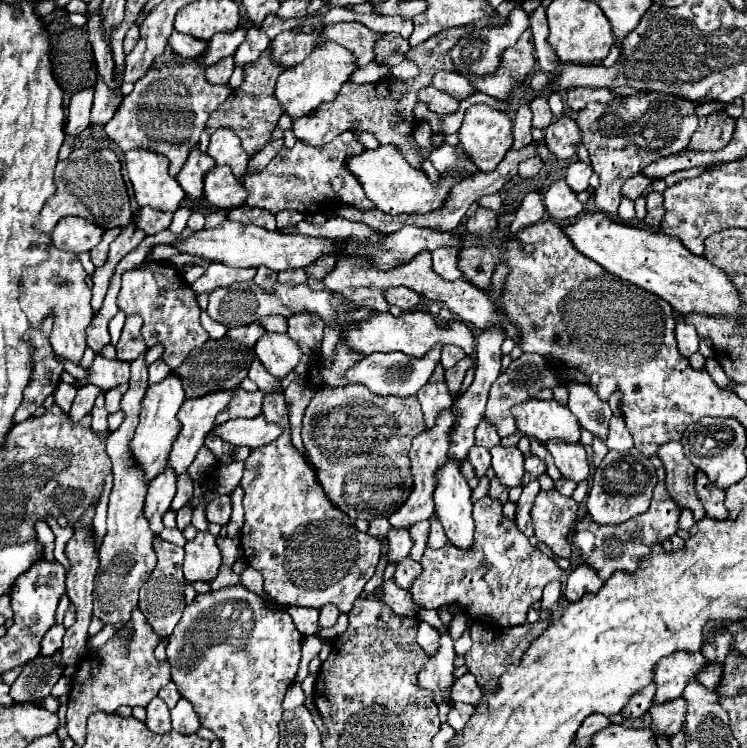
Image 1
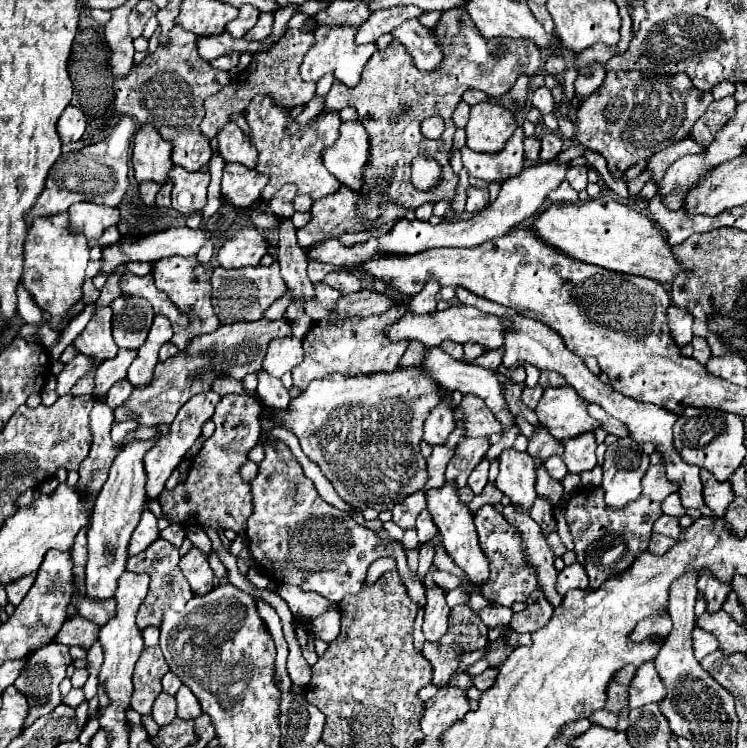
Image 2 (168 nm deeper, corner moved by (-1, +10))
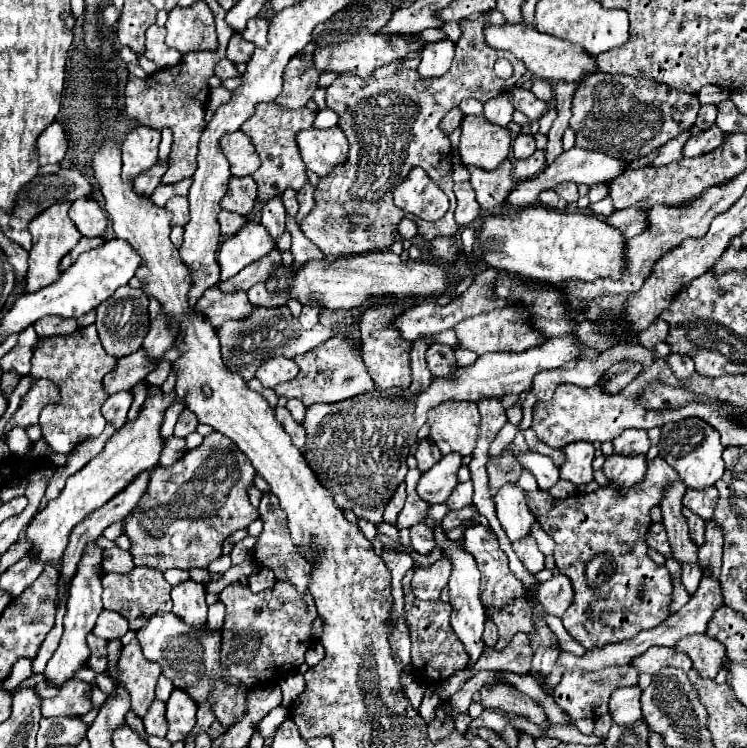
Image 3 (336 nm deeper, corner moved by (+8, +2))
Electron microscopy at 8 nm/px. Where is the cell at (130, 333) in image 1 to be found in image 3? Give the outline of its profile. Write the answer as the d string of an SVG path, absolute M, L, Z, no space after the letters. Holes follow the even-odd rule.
M122 286L106 302L102 302L102 306L96 308L98 336L102 340L104 350L114 358L122 358L122 356L128 356L132 352L138 352L142 338L148 332L148 326L150 326L150 322L148 322L148 298L146 298L146 294L142 294L142 290Z

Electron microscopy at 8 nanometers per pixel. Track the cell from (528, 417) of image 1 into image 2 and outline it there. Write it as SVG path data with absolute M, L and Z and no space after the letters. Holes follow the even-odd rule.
M571 386L547 388L543 392L543 398L541 398L539 406L537 406L537 418L557 440L565 440L565 438L573 438L573 436L579 436L579 434L593 432L593 430L601 428L599 420L589 416L587 406L589 406L589 402L579 398L579 394L575 394L575 390L571 390Z

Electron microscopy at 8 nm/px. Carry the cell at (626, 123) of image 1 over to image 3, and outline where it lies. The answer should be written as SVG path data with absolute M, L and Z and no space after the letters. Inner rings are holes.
M594 72L574 94L570 126L576 132L578 148L602 150L612 158L634 162L650 156L668 140L694 126L698 110L700 102L694 94L678 92L652 78Z

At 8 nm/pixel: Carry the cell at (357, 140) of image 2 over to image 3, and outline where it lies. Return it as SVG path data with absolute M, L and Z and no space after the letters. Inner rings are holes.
M340 126L298 132L298 148L306 168L320 178L326 178L336 166L348 160L348 140Z

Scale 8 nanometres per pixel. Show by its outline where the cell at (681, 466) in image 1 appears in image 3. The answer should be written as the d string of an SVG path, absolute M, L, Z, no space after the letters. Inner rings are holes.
M682 508L682 514L686 516L686 522L690 526L690 534L692 534L692 540L702 546L704 544L704 530L706 530L706 522L702 518L698 518L698 514L690 512L690 508Z

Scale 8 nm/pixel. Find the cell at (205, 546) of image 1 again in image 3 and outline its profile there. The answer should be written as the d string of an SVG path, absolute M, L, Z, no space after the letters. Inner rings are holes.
M186 580L172 586L172 612L178 614L190 626L202 626L206 622L206 602L204 602L204 586L196 580Z

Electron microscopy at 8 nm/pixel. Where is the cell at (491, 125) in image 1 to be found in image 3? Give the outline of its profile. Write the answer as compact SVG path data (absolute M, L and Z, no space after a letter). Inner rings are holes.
M464 116L458 148L462 164L494 170L508 156L510 144L508 128L492 124L484 116Z

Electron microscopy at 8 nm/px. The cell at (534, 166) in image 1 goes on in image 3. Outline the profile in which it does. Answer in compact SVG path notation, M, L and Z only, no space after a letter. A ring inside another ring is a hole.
M520 134L520 136L516 136L516 140L512 144L512 152L514 152L516 160L528 158L530 154L534 154L534 150L536 150L536 144L534 144L532 134Z

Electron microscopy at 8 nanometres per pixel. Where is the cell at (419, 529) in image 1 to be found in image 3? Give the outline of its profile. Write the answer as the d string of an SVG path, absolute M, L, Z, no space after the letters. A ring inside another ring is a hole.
M414 524L410 528L410 540L412 540L412 548L418 554L428 554L430 550L434 550L434 538L432 538L432 528L426 524Z

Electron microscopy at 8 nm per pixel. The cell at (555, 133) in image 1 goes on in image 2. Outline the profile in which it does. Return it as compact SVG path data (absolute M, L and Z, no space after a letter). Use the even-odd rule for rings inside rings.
M545 134L545 136L541 138L541 152L539 152L541 162L555 160L555 158L559 156L559 152L561 152L561 146L563 146L563 142L561 142L559 136L555 136L555 134Z

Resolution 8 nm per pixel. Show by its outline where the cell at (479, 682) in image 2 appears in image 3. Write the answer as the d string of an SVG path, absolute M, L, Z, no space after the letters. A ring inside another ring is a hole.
M510 682L504 684L484 684L480 688L480 702L484 708L500 708L500 710L510 710L518 714L526 714L530 722L546 728L550 722L546 718L546 712L532 702L530 696L514 688Z

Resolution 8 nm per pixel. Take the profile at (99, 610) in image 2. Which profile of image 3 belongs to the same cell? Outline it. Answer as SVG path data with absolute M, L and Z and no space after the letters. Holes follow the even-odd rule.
M102 610L102 614L98 616L98 622L92 630L92 634L100 636L100 638L122 638L128 632L126 620L112 610Z

